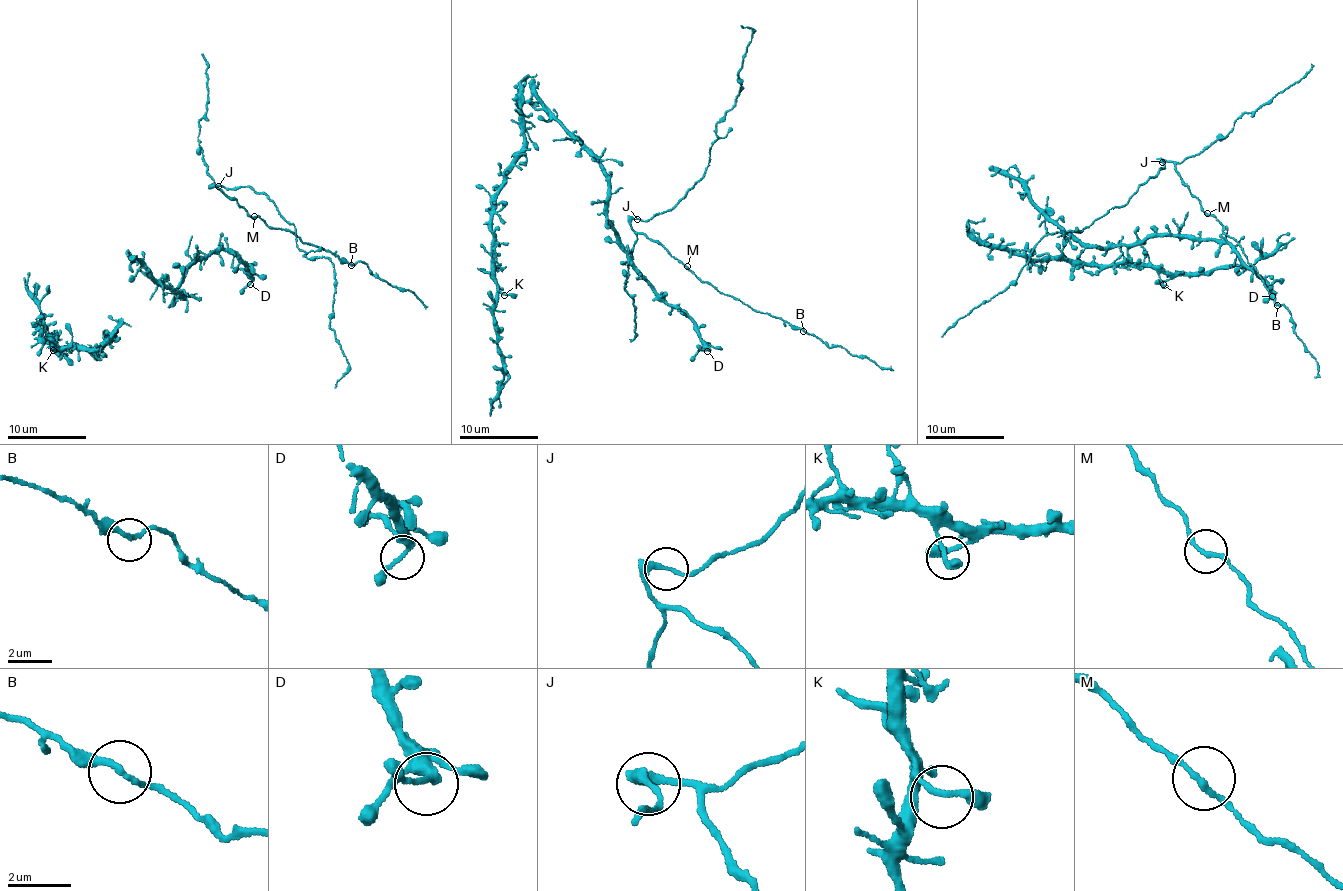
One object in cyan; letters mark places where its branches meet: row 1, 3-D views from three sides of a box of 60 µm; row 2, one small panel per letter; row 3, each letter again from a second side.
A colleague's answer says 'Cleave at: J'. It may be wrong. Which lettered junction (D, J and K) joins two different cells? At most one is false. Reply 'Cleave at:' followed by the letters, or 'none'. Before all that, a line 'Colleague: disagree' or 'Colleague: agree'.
Colleague: agree
Cleave at: J

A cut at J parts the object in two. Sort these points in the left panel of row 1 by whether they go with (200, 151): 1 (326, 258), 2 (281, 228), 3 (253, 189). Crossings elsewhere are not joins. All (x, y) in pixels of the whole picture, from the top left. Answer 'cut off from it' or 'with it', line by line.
1: cut off from it
2: with it
3: cut off from it

